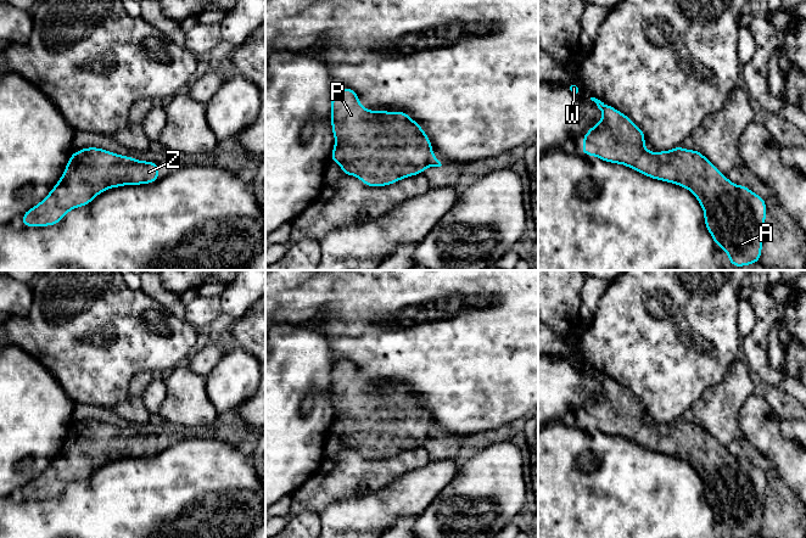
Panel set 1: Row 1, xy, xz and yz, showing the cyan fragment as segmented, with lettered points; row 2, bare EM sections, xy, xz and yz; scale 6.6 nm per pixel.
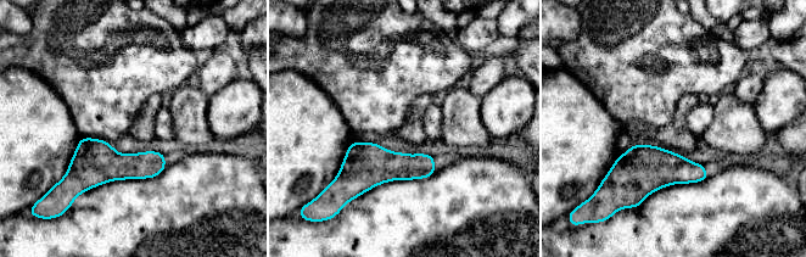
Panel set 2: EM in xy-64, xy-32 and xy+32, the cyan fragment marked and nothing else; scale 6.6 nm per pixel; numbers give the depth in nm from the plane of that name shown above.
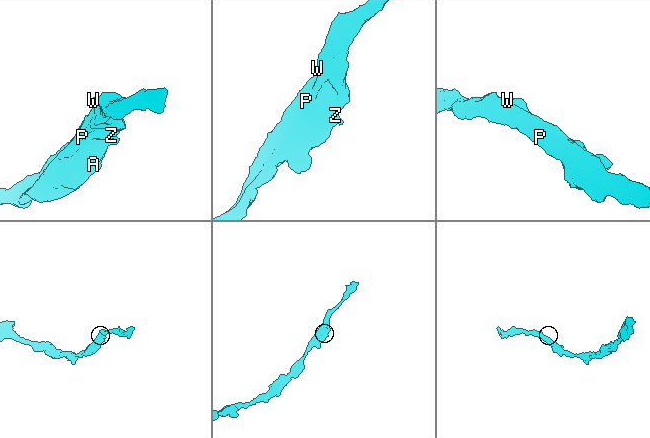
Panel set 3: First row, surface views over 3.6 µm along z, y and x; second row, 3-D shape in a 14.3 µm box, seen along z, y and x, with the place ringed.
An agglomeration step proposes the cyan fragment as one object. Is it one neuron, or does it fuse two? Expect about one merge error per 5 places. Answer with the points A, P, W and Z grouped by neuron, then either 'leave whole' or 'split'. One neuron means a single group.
groups A P W Z; leave whole

